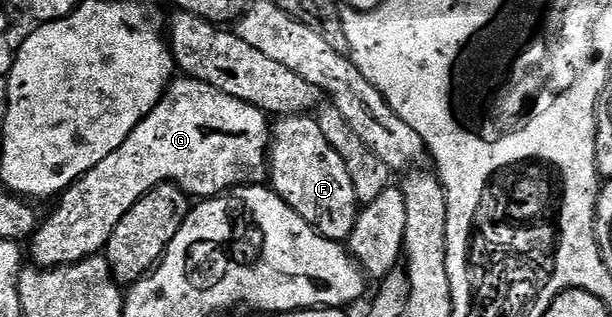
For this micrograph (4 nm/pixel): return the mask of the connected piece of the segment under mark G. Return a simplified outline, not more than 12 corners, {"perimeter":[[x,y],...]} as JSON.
{"perimeter":[[176,78],[58,196],[30,262],[100,254],[160,183],[199,201],[266,184],[261,109]]}

